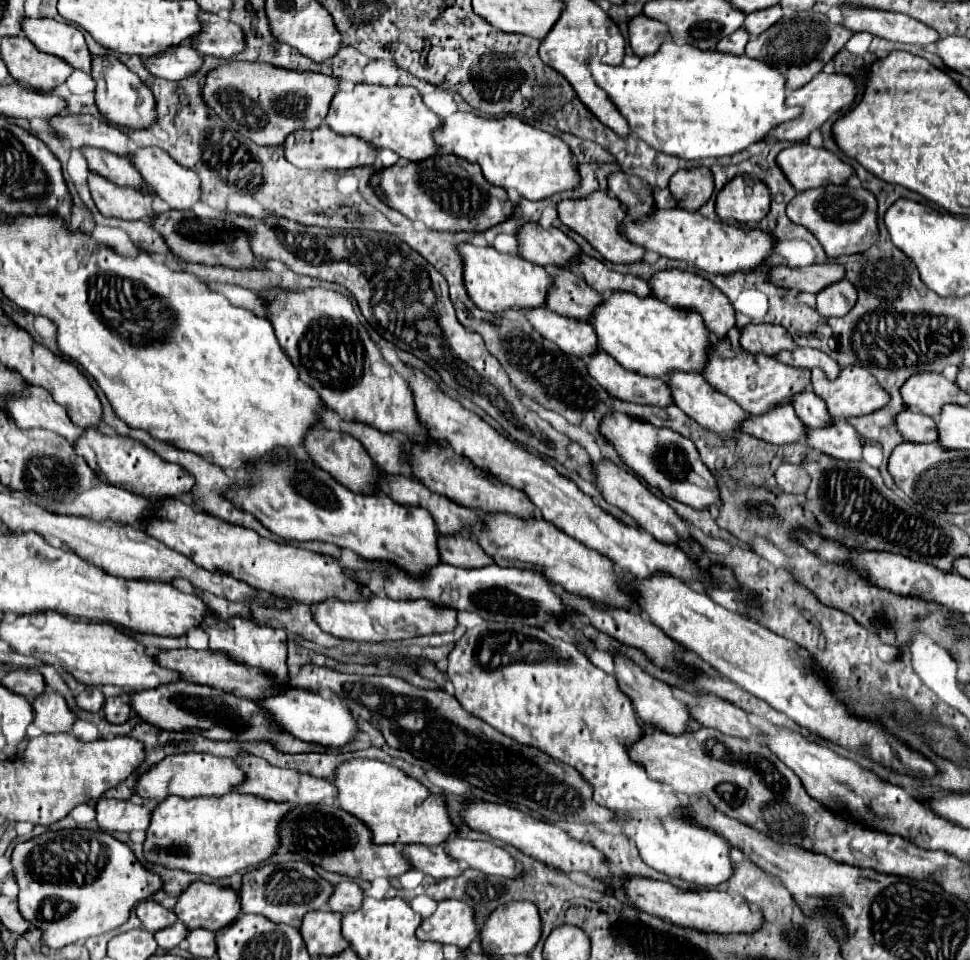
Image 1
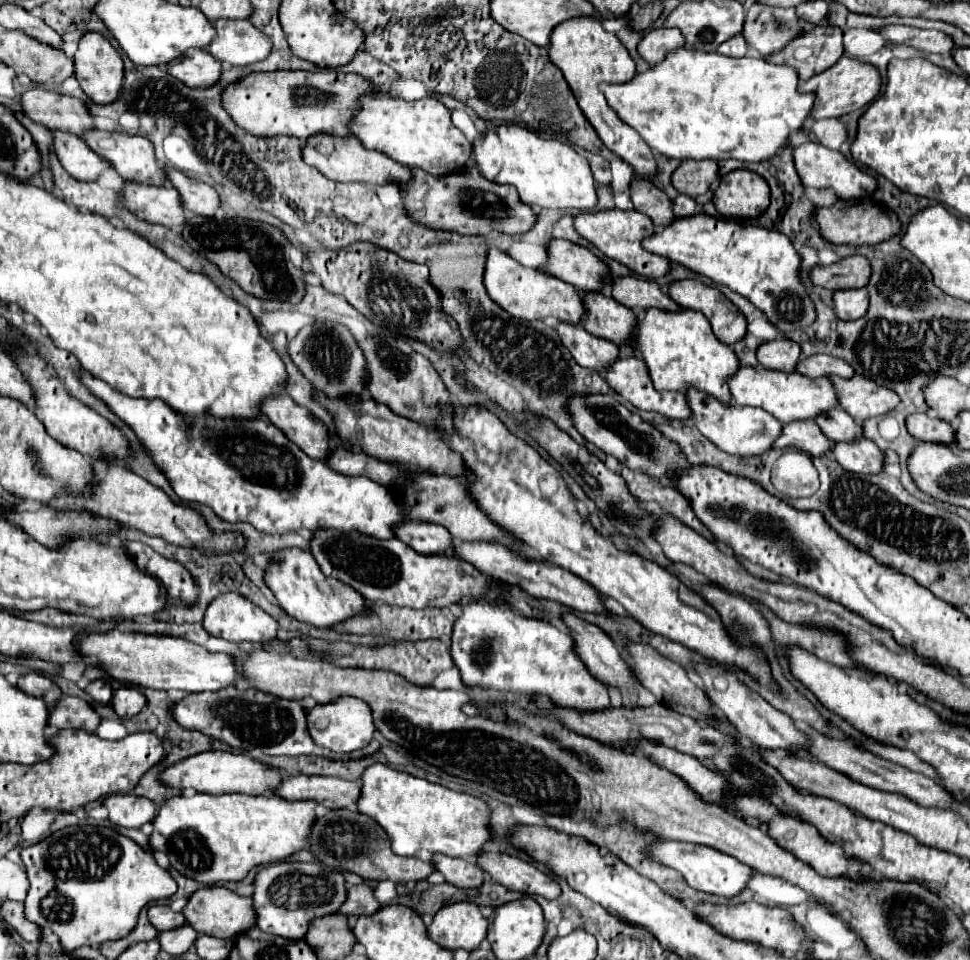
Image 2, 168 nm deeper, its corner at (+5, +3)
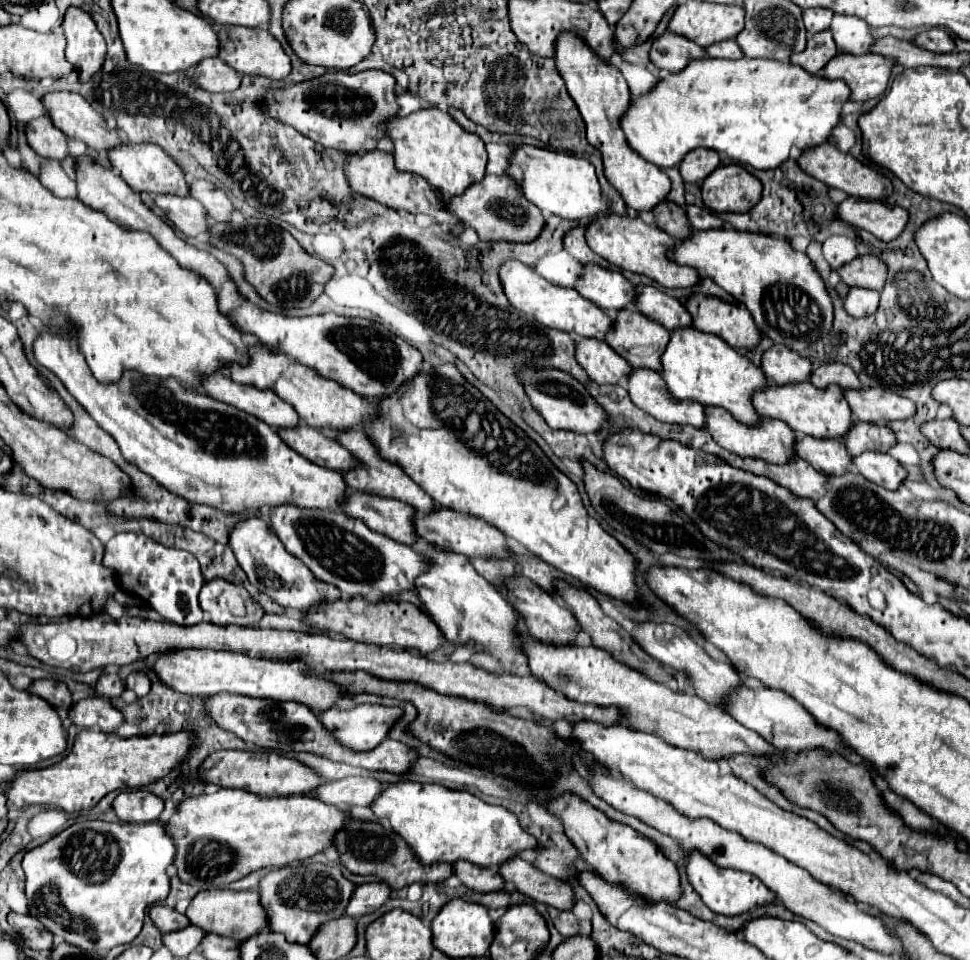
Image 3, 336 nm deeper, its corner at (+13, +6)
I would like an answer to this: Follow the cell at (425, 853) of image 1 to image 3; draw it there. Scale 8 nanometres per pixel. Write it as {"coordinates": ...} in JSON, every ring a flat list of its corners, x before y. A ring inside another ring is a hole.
{"coordinates":[[455,862,455,876,459,876,459,880,475,890,475,892,499,892,505,888,505,880,499,876,497,868,489,866,489,868,481,868,481,866,473,866,471,862]]}

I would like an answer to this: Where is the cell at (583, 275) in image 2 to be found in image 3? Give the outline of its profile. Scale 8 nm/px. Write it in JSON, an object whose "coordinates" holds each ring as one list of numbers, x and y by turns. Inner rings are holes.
{"coordinates":[[595,264,585,266,585,274,577,282,575,290,583,298,609,312,625,310,633,306,637,298,637,288,627,278,623,278,619,272,611,272]]}

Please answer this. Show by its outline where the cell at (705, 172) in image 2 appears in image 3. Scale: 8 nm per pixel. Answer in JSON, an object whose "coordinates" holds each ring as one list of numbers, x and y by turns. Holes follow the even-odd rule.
{"coordinates":[[691,150,691,154,683,158,679,170,685,182,703,182,719,164,721,160,715,150]]}

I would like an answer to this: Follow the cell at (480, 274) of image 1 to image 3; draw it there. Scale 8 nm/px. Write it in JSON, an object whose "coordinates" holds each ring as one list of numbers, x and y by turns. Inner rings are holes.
{"coordinates":[[507,260,501,266,499,276,501,276,501,284,503,284,503,290,509,298,509,302,517,310,535,316,547,328,555,328,555,330,563,330,563,332,575,332,581,338,597,338,597,340,603,340,605,334,613,328,615,320,607,312,603,312,599,306,595,306,593,302,583,298,577,290,555,286,555,284,547,282,533,268,525,266,519,260]]}

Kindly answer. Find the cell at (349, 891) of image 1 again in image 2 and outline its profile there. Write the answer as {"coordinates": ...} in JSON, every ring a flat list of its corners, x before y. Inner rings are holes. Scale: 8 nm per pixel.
{"coordinates":[[353,885,347,889,347,899,341,905,339,913,343,915,371,915,381,905,373,897,373,889,367,885]]}

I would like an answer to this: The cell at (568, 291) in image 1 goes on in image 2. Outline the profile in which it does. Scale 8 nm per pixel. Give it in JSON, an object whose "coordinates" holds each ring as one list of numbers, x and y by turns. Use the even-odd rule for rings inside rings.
{"coordinates":[[587,291,581,293,581,297,587,313,579,325,597,337,605,337,617,345,627,345,635,325,635,315,631,309,599,291]]}

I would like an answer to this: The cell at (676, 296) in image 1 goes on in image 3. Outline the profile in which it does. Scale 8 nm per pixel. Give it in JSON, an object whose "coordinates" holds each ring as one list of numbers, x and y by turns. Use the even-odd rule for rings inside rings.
{"coordinates":[[695,294,691,296,687,310,693,316,697,330,717,334,735,350,753,350,761,342,761,332,757,330,745,306,735,306,721,298]]}

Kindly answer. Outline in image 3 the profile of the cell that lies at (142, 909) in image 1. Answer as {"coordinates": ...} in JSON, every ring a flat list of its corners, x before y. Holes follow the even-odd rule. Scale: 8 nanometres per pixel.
{"coordinates":[[153,906,149,910,151,920,155,922,155,926,159,926,159,930,165,932,175,932,175,930,183,930,189,926,189,918,185,914,179,914,177,910,169,908,169,906]]}

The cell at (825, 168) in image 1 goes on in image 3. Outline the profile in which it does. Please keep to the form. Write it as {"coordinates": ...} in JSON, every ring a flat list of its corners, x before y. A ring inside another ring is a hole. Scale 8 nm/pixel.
{"coordinates":[[825,142,823,146,815,146,815,150,805,150,799,156,797,162,813,178,825,182,831,188,839,188,839,190,847,192,849,196,863,198,863,200,887,200,893,194,893,184,891,184,891,180,887,176,883,176,877,170,861,164,851,154,843,154,841,150,837,150,829,142]]}

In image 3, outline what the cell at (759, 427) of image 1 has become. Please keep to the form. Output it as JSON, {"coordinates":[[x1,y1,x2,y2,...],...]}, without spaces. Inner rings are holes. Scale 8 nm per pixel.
{"coordinates":[[799,436,797,454,807,460,821,474,847,474,853,466,853,458,849,456,845,444,839,440,819,440,811,436]]}

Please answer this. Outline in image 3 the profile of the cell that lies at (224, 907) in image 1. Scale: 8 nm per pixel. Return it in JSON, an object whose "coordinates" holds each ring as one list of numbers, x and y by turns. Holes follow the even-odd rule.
{"coordinates":[[205,890,205,892,199,892,187,908,187,918,191,920,193,926,199,926,205,932,229,936,239,942,253,938,255,934,261,934,263,930,269,930,269,918,263,912,257,890,245,890,245,892]]}

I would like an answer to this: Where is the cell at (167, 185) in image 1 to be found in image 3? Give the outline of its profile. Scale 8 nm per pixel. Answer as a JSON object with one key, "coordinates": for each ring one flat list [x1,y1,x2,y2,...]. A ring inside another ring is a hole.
{"coordinates":[[193,180,191,196,205,206,209,218,215,222,229,222,231,214,235,212,235,206,231,204,229,196,207,180]]}

